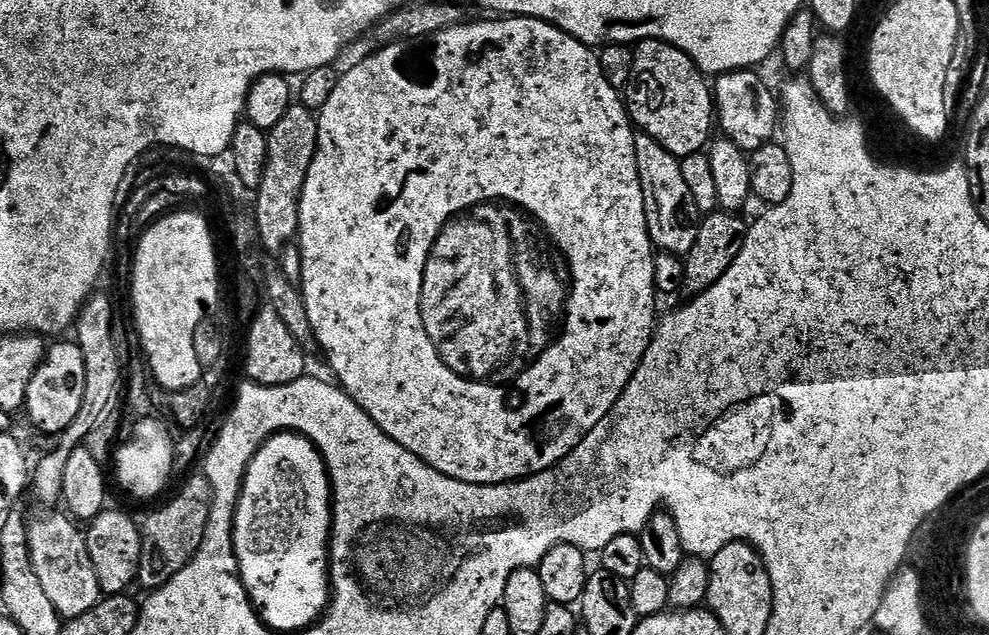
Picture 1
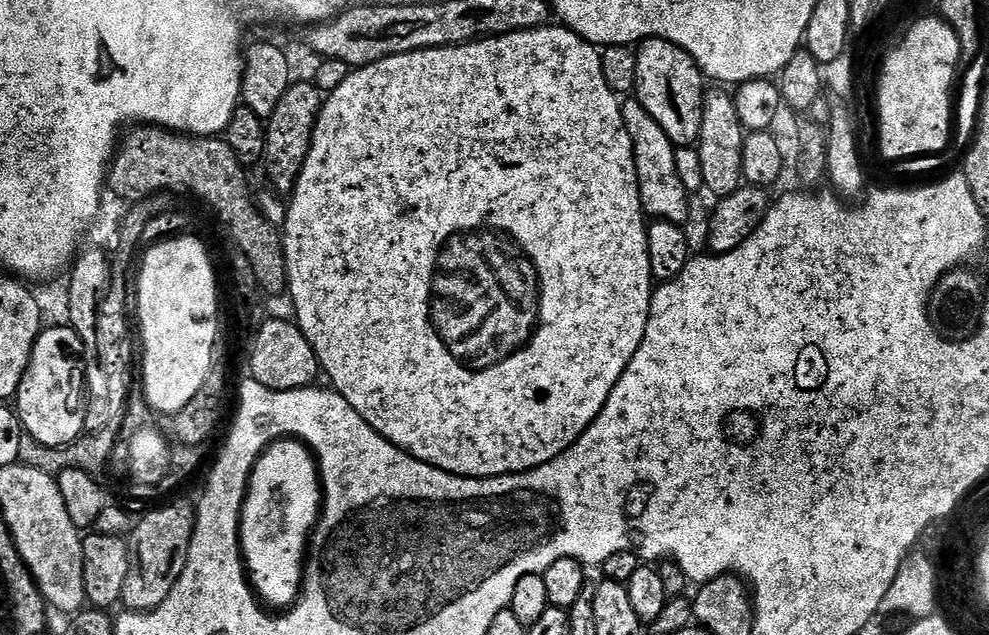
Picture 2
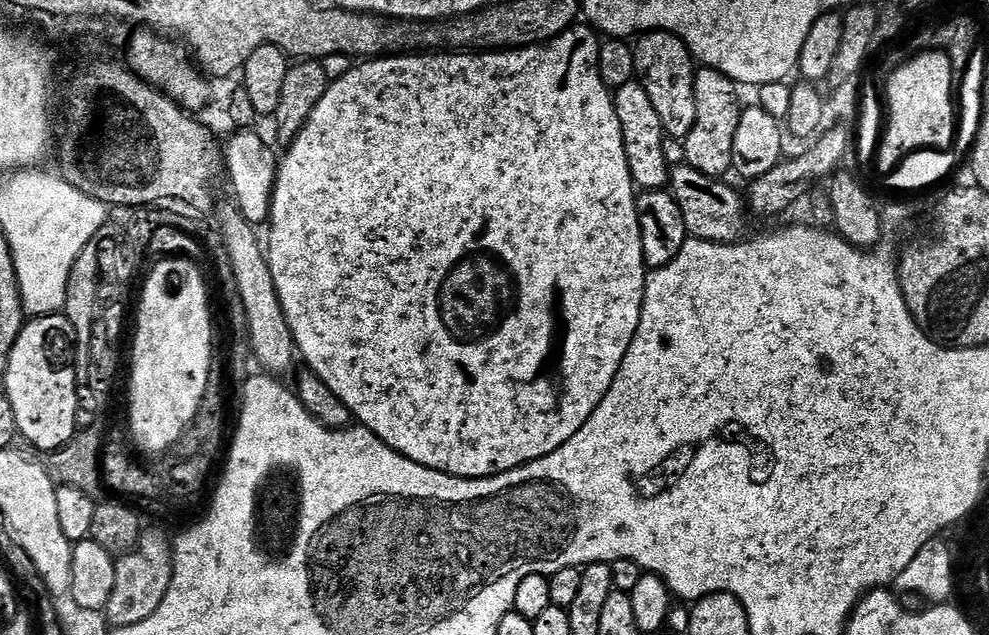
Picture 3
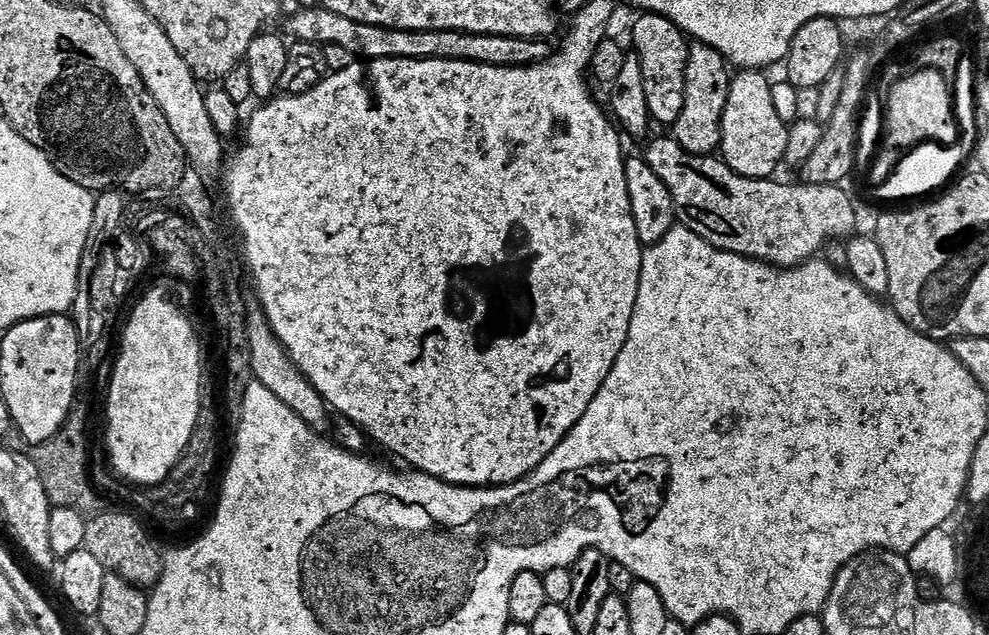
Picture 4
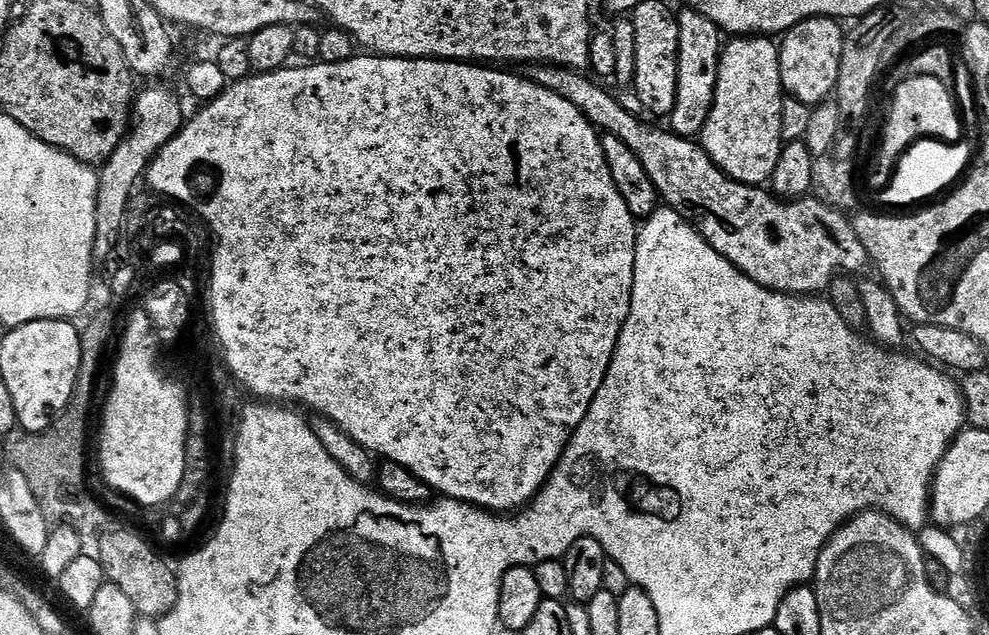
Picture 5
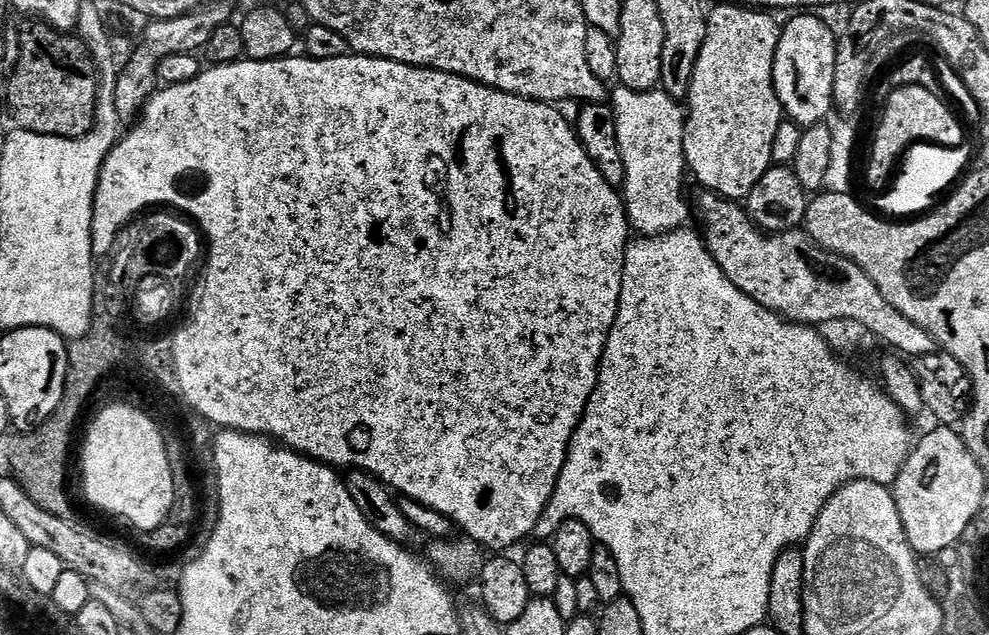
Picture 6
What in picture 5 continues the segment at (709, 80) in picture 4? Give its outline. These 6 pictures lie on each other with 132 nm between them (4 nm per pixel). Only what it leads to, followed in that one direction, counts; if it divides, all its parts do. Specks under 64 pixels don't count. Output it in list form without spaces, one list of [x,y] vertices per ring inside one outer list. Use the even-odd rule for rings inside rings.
[[[687,6],[682,10],[676,16],[679,24],[679,66],[676,106],[670,117],[670,128],[676,136],[693,139],[704,129],[713,108],[724,38],[720,28],[705,15]]]

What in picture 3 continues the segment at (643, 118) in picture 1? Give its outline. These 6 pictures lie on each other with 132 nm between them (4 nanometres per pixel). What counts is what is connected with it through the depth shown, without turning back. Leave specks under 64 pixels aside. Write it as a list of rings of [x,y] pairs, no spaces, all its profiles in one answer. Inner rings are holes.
[[[672,32],[643,33],[634,46],[635,69],[641,81],[645,83],[650,102],[658,111],[664,131],[672,139],[684,140],[695,124],[695,100],[693,96],[694,74],[696,66],[689,49],[684,52],[684,72],[676,68],[676,43],[680,41]]]

